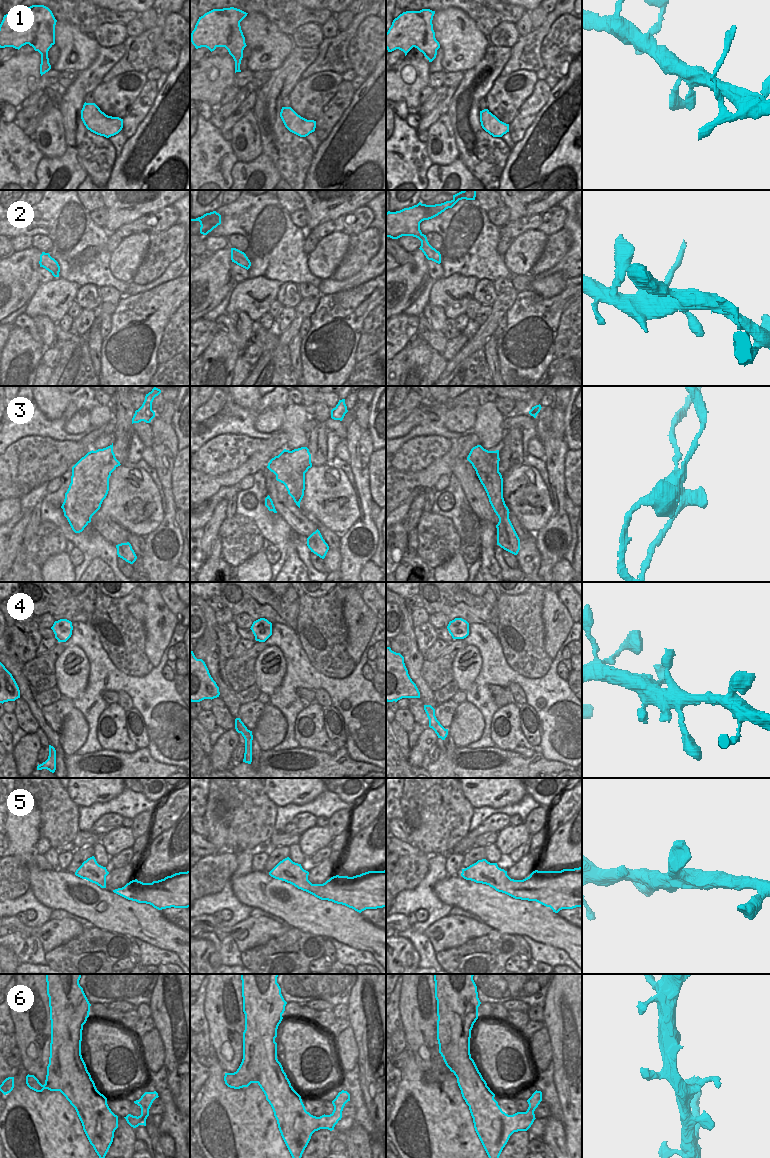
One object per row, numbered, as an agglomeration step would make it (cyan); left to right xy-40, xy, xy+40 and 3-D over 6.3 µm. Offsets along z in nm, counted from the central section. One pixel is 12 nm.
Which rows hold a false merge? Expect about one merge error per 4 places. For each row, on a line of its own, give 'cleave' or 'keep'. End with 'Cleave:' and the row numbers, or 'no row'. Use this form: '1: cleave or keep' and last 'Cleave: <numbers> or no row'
1: keep
2: cleave
3: cleave
4: keep
5: keep
6: keep
Cleave: 2, 3

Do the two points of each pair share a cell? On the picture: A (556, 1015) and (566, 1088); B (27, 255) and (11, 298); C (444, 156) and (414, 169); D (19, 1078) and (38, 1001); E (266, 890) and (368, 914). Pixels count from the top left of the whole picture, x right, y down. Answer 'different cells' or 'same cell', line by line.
A: same cell
B: same cell
C: different cells
D: different cells
E: different cells

